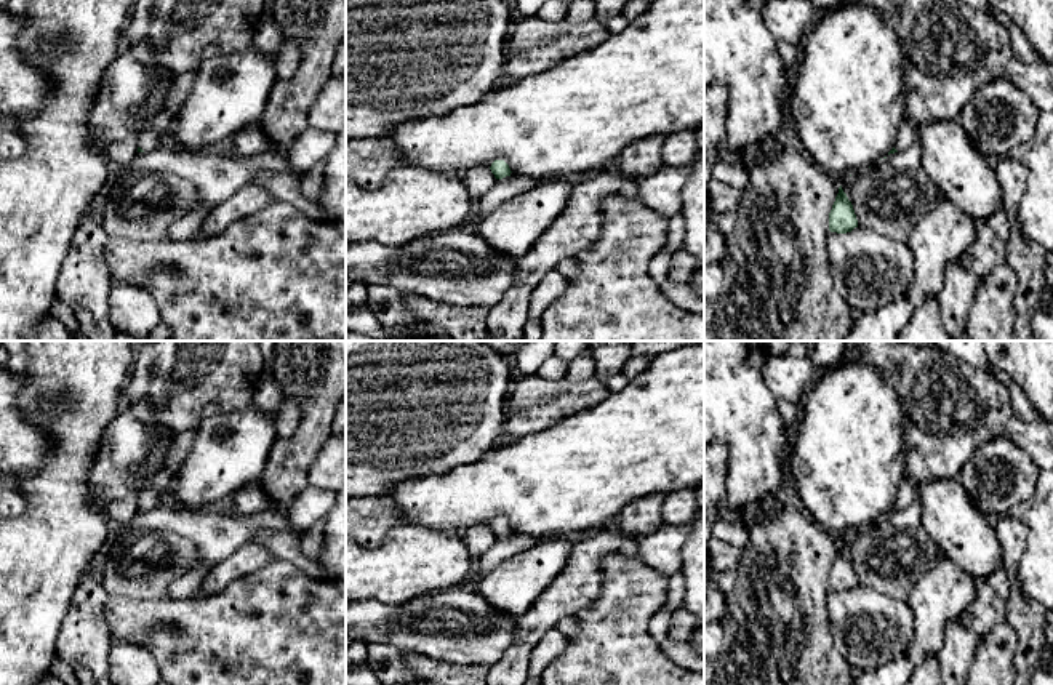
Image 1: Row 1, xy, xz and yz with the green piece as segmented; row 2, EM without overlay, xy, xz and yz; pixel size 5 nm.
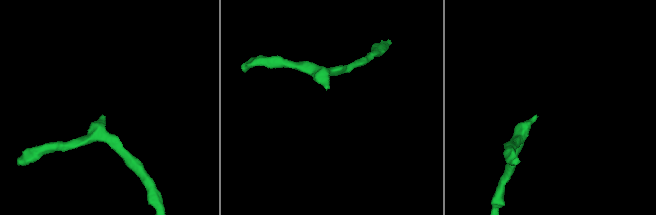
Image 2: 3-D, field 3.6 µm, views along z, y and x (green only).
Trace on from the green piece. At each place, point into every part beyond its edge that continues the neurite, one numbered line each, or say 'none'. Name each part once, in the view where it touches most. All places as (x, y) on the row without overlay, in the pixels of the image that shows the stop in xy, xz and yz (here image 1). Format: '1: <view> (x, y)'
1: xy (148, 498)

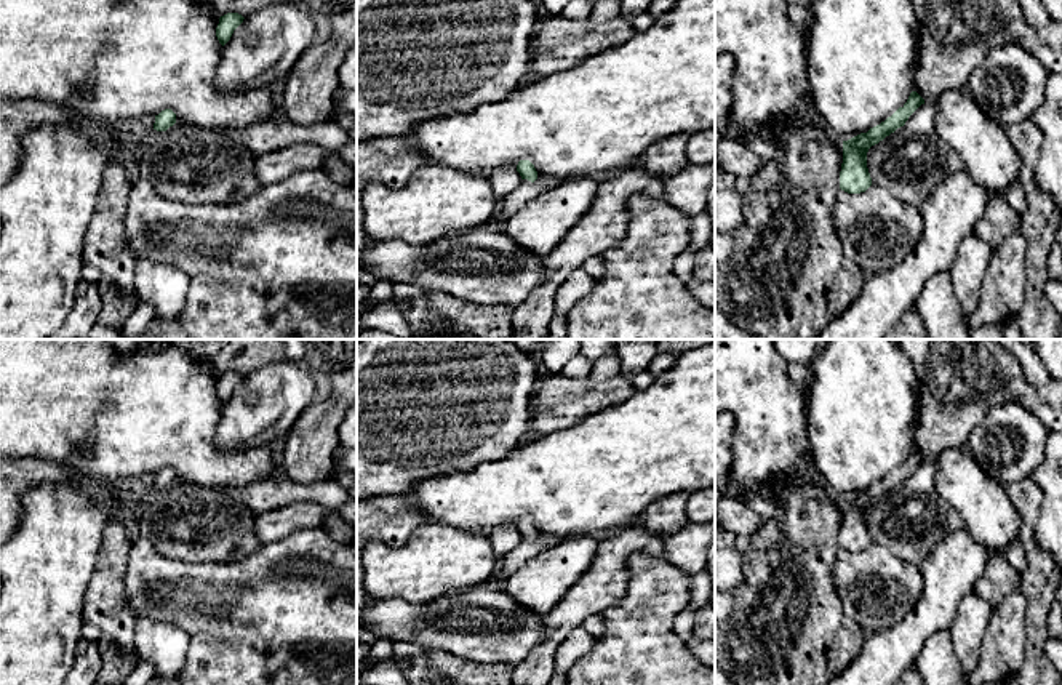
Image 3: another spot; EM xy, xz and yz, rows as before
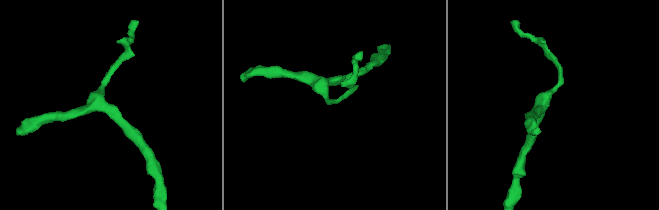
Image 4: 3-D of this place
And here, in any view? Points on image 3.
none

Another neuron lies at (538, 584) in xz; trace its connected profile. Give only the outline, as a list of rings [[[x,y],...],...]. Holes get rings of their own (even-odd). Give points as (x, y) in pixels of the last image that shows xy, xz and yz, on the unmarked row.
[[[576,533],[557,546],[541,551],[502,584],[521,607],[544,616],[590,568],[601,539]]]

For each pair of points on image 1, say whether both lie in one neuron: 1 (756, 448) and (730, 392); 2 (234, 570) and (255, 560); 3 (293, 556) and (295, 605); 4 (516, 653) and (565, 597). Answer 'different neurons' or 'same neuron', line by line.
1: same neuron
2: same neuron
3: different neurons
4: same neuron

